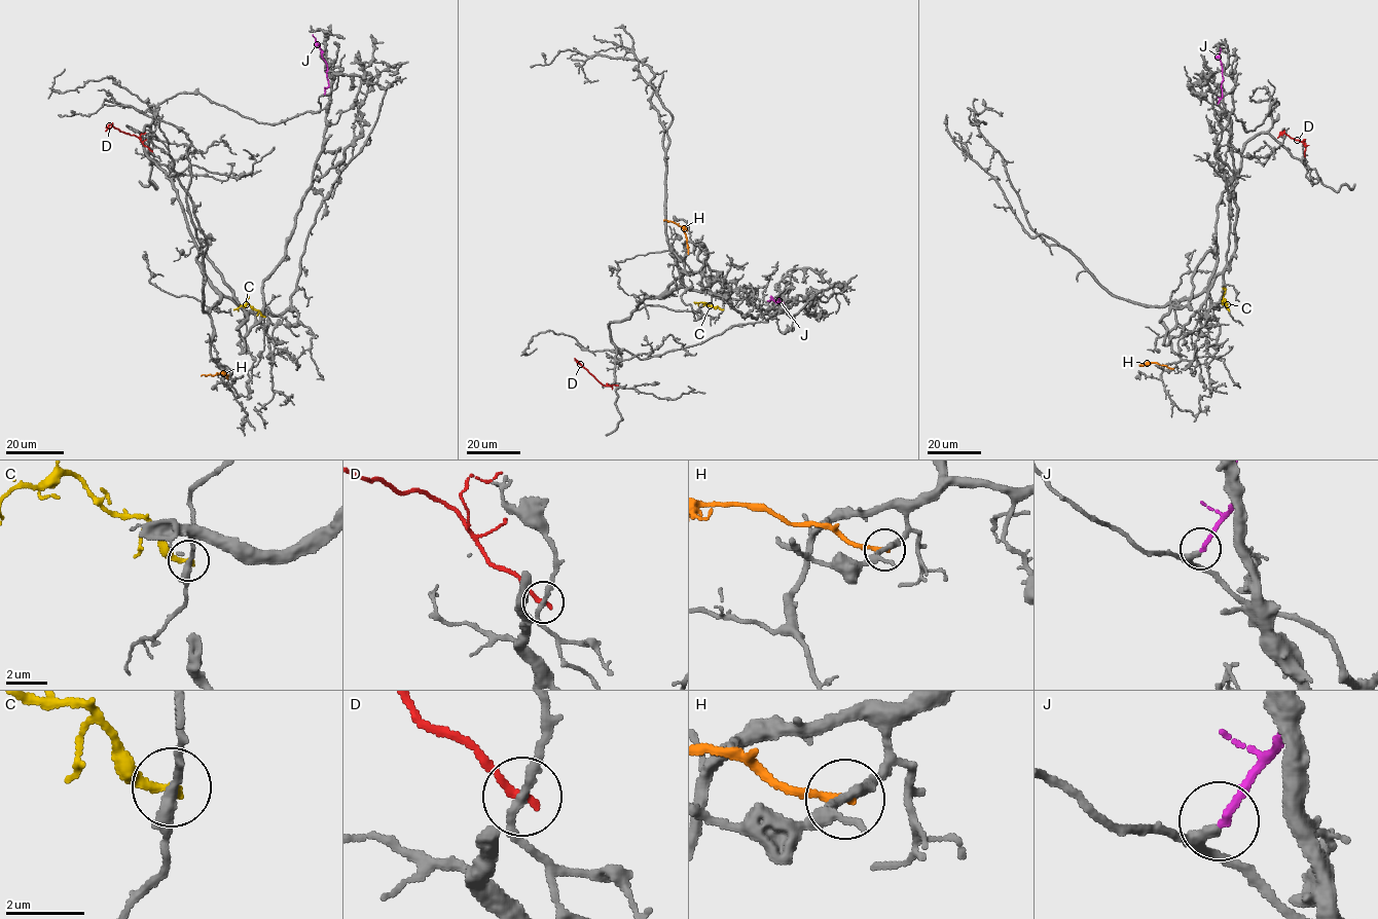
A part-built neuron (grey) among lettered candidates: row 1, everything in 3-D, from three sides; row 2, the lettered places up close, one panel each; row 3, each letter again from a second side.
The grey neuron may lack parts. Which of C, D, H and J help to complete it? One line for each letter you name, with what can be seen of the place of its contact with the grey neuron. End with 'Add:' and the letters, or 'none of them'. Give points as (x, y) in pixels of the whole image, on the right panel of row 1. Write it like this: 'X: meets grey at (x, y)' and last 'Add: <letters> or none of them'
J: meets grey at (1218, 103)
Add: J

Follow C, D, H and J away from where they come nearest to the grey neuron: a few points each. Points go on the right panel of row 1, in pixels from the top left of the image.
C: (1229, 310), (1223, 298), (1224, 287)
D: (1304, 155), (1303, 142), (1284, 134), (1277, 138)
H: (1173, 368), (1150, 363), (1139, 366)
J: (1217, 103), (1222, 96), (1223, 79), (1220, 47)

